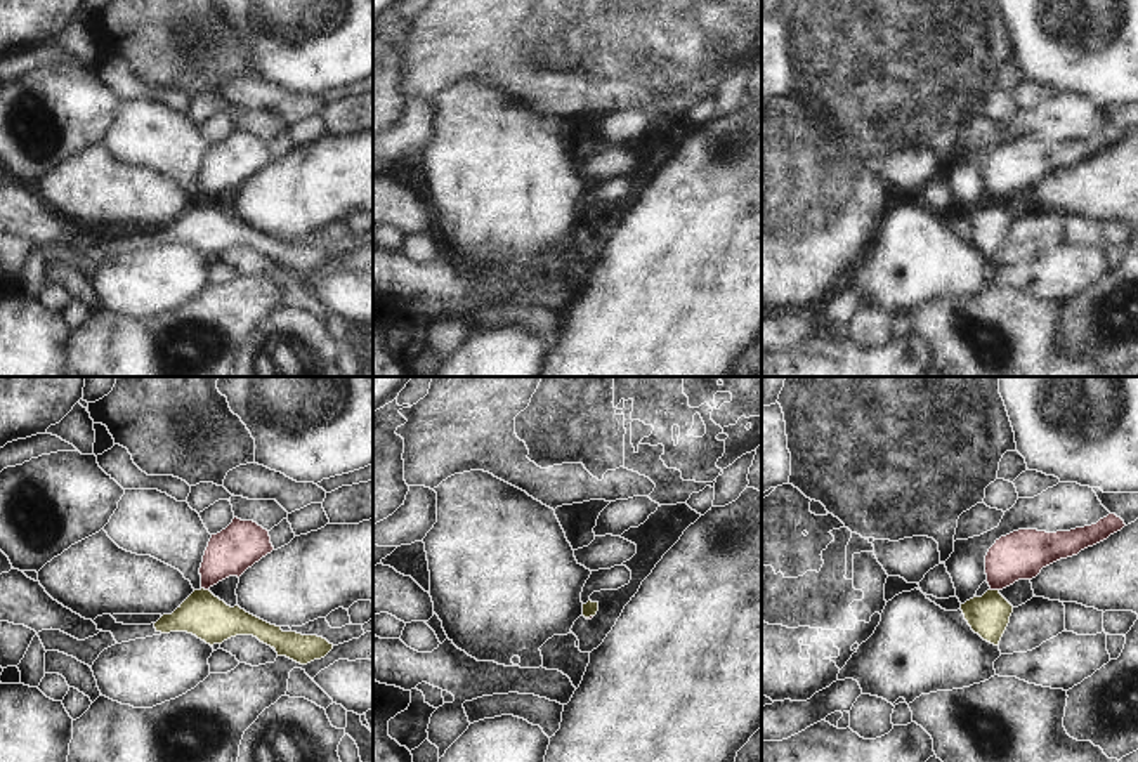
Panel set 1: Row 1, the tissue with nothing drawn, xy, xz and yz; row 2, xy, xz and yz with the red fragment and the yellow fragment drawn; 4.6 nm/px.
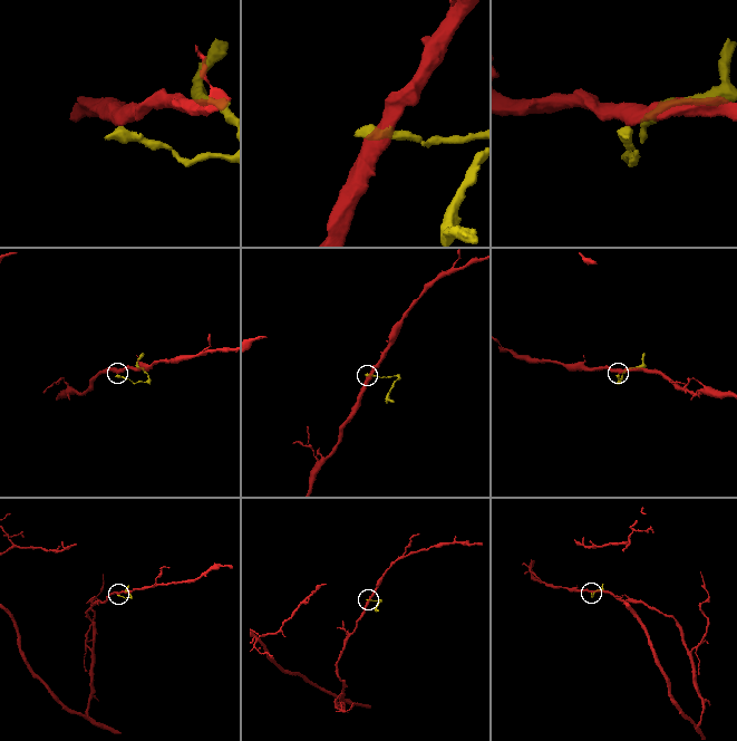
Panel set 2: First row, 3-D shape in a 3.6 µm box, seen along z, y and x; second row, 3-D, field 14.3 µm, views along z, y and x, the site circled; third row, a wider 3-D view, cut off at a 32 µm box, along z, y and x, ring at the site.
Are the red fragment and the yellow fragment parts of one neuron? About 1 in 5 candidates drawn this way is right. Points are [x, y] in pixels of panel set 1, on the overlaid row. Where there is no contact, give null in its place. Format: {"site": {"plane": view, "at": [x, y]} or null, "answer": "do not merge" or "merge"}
{"site": {"plane": "yz", "at": [994, 589]}, "answer": "do not merge"}

